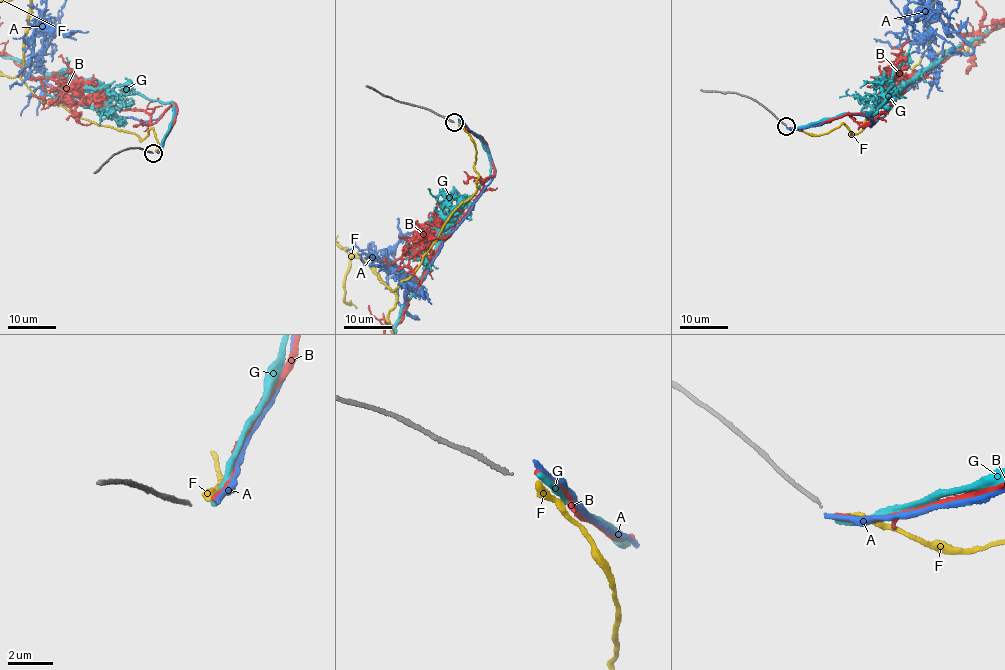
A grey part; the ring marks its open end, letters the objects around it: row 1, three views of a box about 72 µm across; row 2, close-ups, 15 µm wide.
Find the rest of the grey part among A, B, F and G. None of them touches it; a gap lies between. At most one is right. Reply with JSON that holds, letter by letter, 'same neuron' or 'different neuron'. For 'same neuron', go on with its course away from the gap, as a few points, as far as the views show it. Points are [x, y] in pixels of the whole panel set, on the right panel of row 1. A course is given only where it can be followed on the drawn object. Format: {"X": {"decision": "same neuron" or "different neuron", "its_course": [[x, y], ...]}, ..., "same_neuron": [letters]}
{"A": {"decision": "different neuron"}, "B": {"decision": "different neuron"}, "F": {"decision": "same neuron"}, "G": {"decision": "different neuron"}, "same_neuron": ["F"]}

